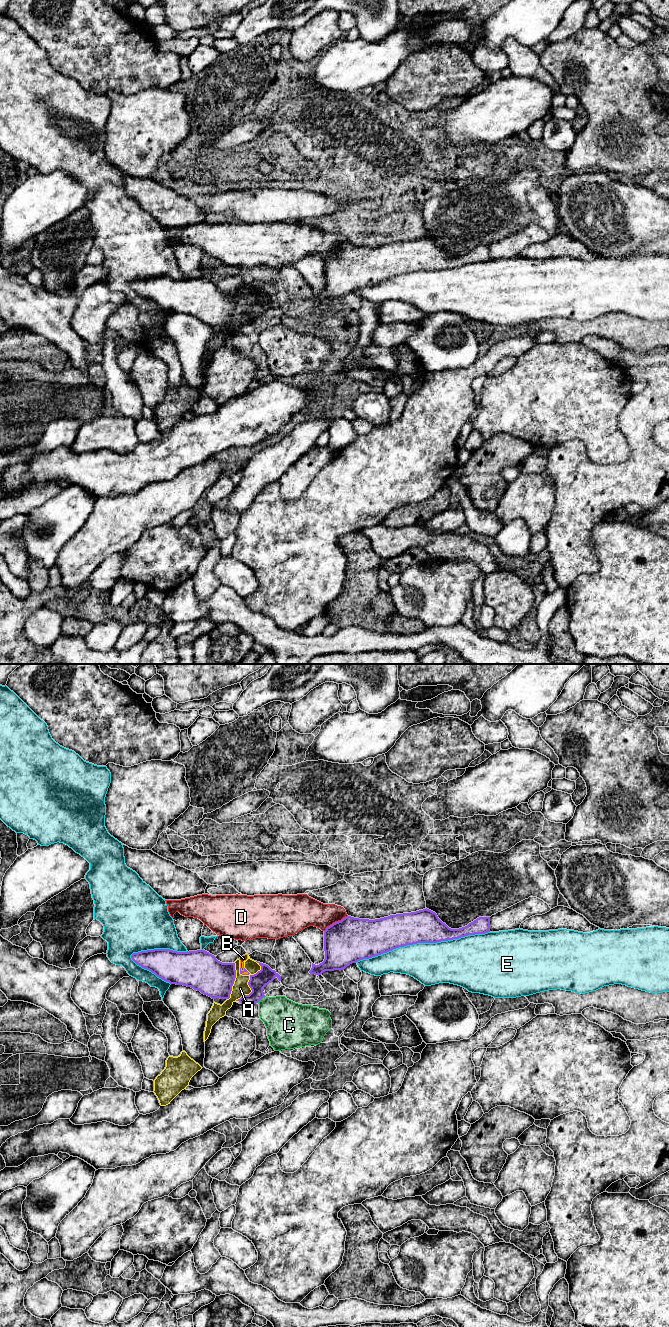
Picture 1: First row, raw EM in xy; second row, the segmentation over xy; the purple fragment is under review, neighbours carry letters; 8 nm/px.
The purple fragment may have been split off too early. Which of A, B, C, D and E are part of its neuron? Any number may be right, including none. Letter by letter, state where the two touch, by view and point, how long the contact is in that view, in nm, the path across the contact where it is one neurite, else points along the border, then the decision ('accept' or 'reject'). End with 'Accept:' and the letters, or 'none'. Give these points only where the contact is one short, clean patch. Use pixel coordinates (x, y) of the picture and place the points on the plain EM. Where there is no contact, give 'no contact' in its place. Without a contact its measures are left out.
A: contact xy (248, 311); length 360 nm; reject
B: contact xy (243, 295); length 120 nm; border xy (243, 289), (243, 298), (247, 302); reject
C: contact xy (261, 326); length 90 nm; border xy (265, 324), (257, 330); reject
D: contact xy (335, 250); length 240 nm; reject
E: contact xy (422, 270); length 1100 nm; reject
Accept: none

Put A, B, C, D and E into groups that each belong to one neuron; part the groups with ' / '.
A B / C / D / E

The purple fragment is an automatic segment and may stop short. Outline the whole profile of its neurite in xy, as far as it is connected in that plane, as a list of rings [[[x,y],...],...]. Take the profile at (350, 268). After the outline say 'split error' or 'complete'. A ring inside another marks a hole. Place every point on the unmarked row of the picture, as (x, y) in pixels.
[[[427,236],[375,248],[347,244],[326,256],[324,259],[325,287],[319,293],[312,291],[309,301],[319,304],[325,299],[344,298],[352,291],[407,273],[437,271],[488,260],[490,260],[490,245],[479,245],[465,255],[451,257],[438,246],[435,240]]] | complete

